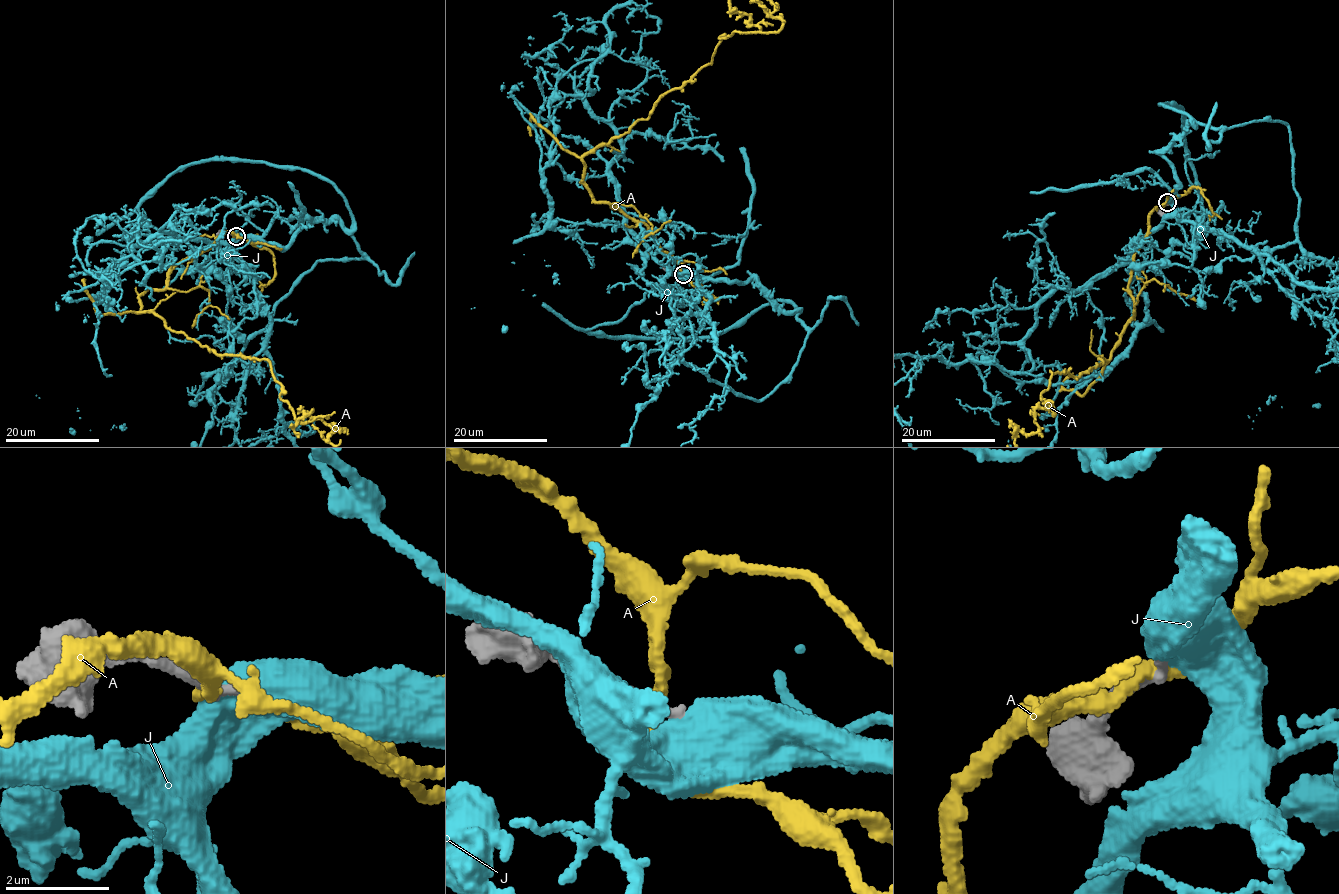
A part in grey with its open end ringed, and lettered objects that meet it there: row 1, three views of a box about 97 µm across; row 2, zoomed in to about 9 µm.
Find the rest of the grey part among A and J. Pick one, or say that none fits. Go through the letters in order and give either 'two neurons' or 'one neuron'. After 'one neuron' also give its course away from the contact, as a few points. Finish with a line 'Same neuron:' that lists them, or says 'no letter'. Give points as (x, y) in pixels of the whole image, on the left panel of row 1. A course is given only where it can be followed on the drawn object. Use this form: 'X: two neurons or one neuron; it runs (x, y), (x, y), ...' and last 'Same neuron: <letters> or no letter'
A: two neurons
J: two neurons
Same neuron: no letter

